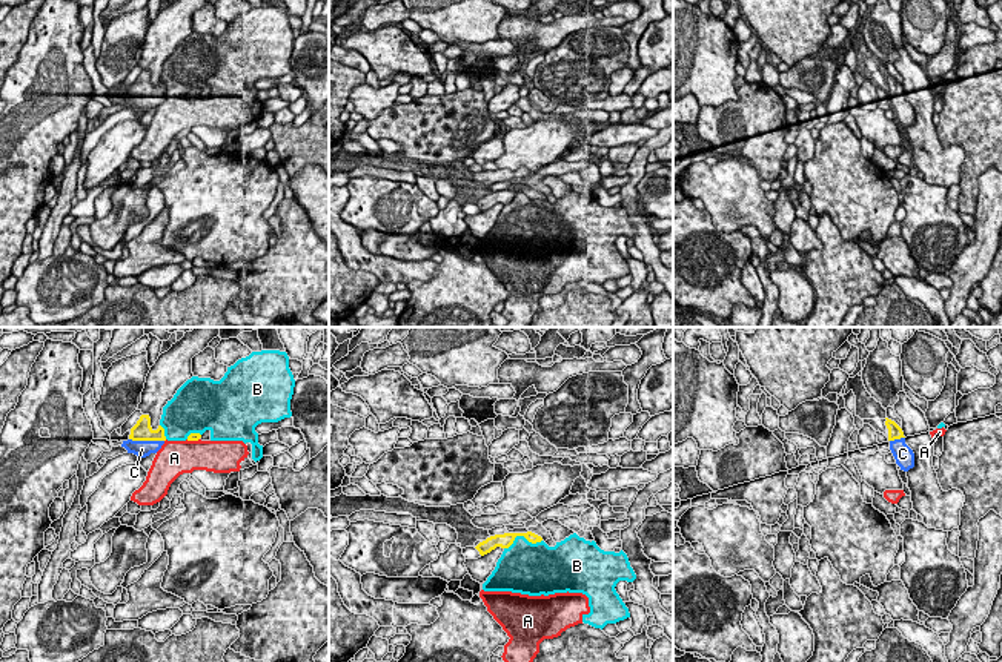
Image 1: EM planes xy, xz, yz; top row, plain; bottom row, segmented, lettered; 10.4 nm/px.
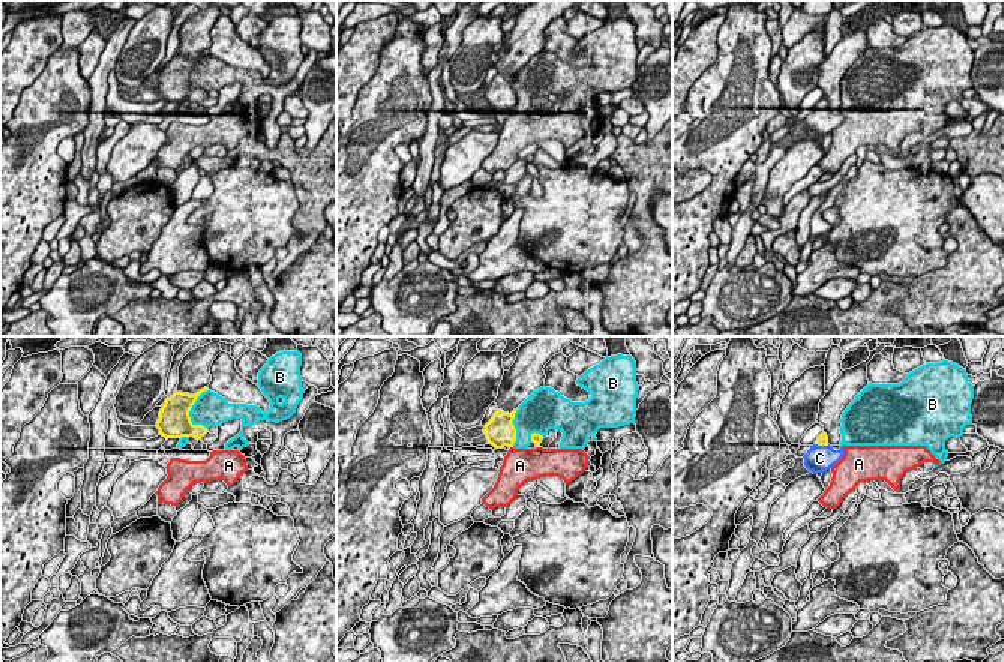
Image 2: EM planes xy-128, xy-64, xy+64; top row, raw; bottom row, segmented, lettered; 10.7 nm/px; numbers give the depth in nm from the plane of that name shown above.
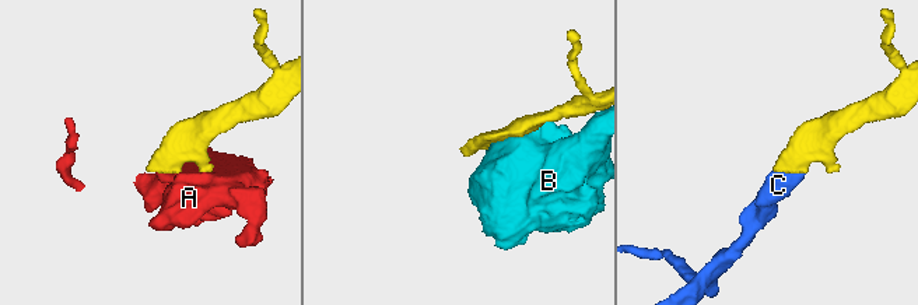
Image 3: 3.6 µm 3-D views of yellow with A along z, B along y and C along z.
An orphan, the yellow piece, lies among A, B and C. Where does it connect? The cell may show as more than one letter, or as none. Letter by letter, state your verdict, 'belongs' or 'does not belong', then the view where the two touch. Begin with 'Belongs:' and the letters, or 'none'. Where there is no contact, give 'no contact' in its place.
Belongs: C
A: does not belong; contact in xy
B: does not belong; contact in xz
C: belongs; contact in xy

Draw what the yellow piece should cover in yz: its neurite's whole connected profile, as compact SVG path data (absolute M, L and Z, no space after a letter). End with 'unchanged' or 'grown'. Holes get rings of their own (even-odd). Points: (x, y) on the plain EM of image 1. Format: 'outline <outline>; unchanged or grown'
outline M885 74L885 81L888 84L888 97L890 97L890 106L896 115L896 120L901 123L901 126L908 127L914 123L914 109L913 106L905 100L905 92L902 84L891 75Z; grown

